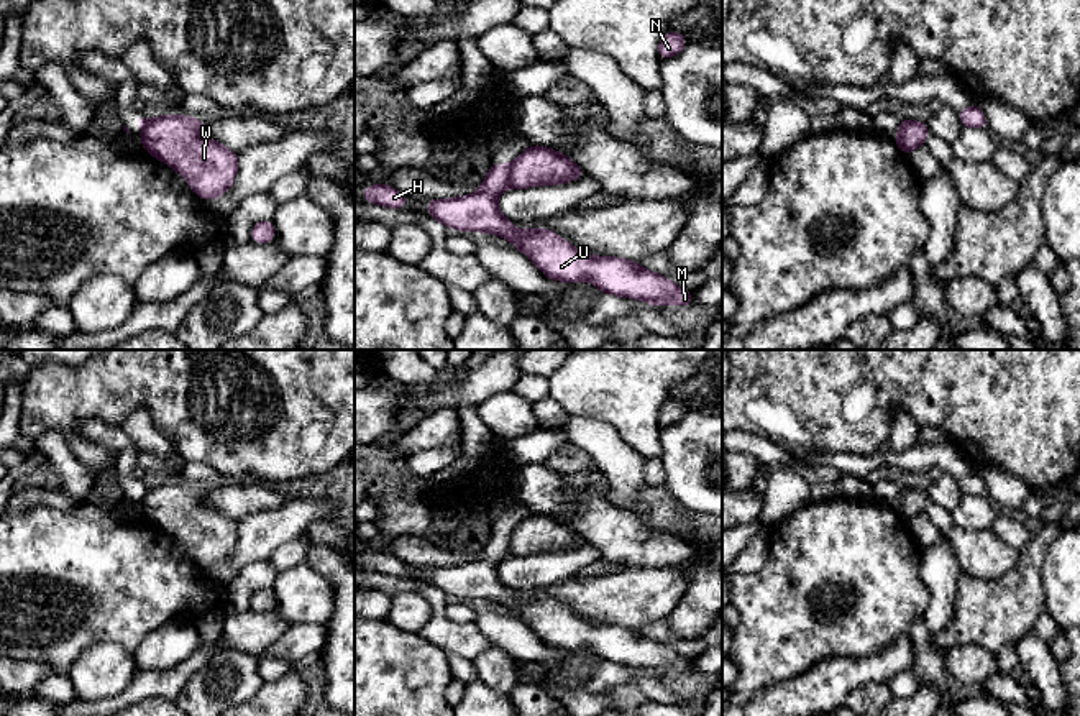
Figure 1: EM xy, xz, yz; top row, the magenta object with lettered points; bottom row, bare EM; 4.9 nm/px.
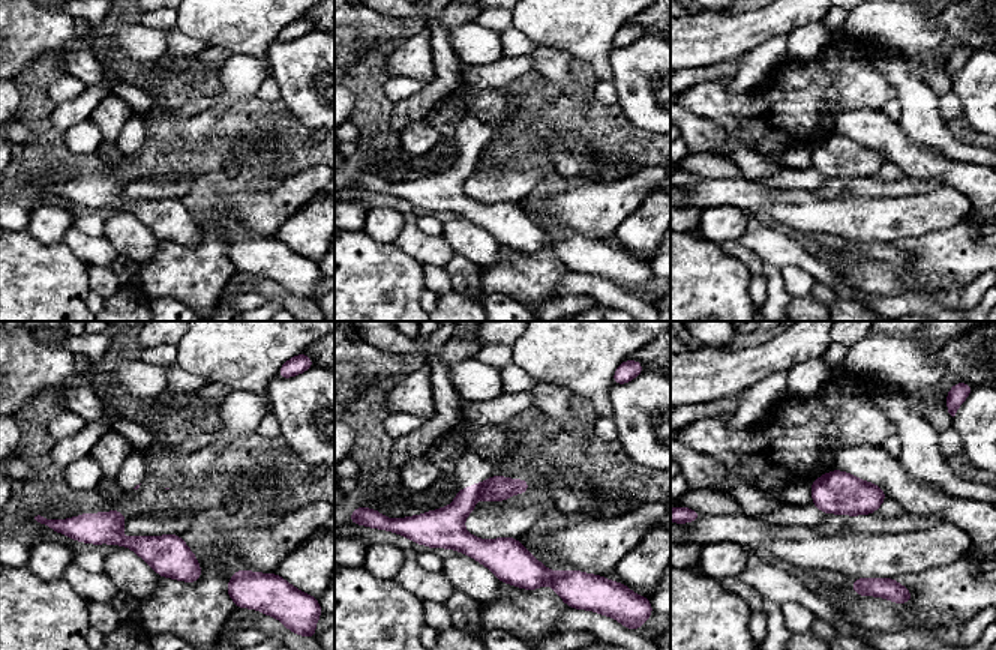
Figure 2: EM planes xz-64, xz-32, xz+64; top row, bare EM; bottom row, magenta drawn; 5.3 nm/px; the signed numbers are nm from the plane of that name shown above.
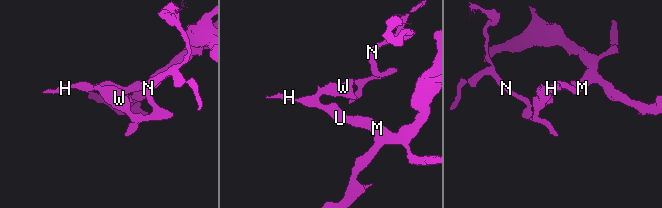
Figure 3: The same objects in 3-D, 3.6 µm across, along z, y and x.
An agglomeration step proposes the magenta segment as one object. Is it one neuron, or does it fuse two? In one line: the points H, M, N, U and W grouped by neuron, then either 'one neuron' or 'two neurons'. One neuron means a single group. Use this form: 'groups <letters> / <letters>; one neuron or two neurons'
groups H M U / N W; two neurons

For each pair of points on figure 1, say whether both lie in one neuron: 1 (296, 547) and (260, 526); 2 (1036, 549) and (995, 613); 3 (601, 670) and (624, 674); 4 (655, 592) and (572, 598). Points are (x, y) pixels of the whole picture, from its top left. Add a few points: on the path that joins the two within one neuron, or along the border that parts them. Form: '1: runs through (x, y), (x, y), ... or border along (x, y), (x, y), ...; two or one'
1: border along (304, 532), (283, 542), (268, 557); two
2: runs through (1029, 565), (1021, 587), (1011, 596); one
3: runs through (606, 674), (619, 674); one
4: runs through (634, 596), (593, 598); one

